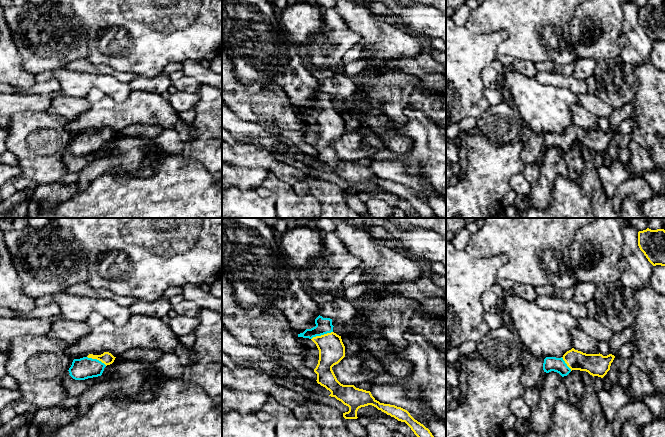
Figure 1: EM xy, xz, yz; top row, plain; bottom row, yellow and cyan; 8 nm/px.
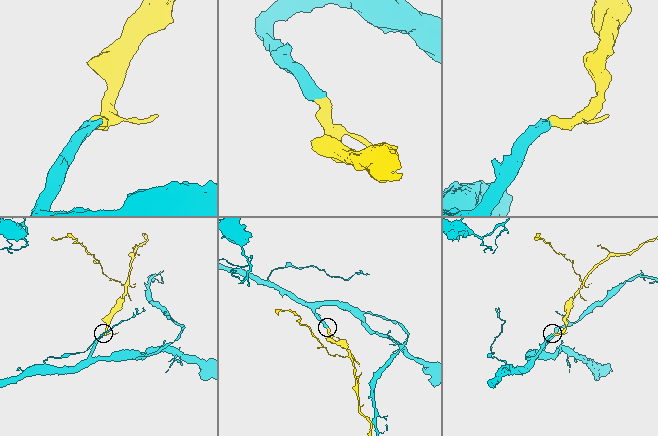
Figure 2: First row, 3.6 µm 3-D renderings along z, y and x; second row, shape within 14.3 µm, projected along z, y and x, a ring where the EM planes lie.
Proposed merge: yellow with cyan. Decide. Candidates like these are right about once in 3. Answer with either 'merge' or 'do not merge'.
merge

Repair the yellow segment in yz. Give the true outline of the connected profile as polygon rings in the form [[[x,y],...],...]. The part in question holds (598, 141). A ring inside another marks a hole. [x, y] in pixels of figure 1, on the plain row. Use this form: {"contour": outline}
{"contour": [[[572,124],[561,134],[546,133],[543,139],[543,146],[546,149],[551,147],[559,149],[562,153],[567,152],[572,146],[586,147],[590,151],[603,154],[610,146],[611,139],[615,132],[609,130],[586,130]]]}

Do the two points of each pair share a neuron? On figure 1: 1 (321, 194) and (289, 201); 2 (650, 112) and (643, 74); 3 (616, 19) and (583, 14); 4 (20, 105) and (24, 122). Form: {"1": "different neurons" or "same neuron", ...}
{"1": "different neurons", "2": "same neuron", "3": "same neuron", "4": "different neurons"}

